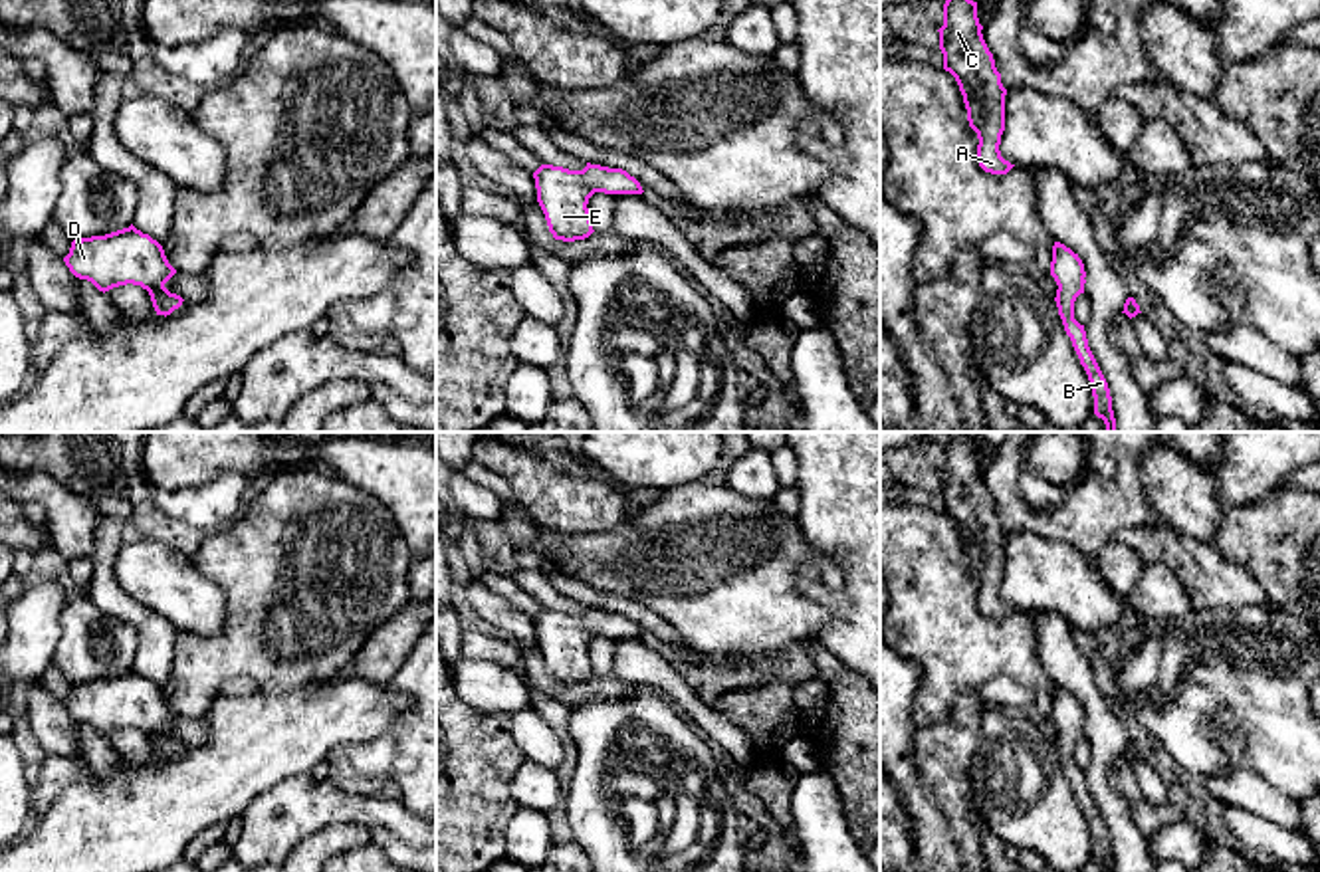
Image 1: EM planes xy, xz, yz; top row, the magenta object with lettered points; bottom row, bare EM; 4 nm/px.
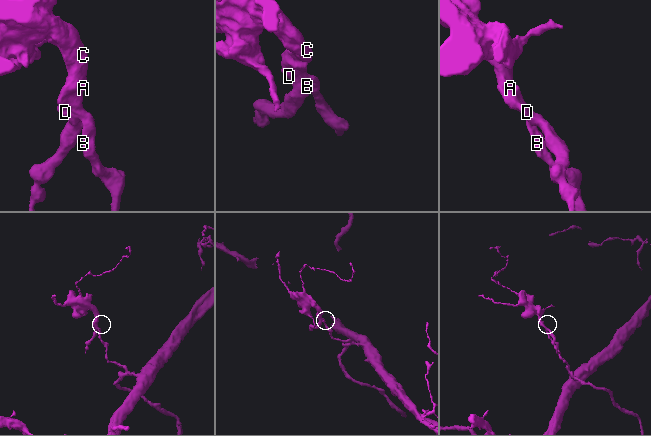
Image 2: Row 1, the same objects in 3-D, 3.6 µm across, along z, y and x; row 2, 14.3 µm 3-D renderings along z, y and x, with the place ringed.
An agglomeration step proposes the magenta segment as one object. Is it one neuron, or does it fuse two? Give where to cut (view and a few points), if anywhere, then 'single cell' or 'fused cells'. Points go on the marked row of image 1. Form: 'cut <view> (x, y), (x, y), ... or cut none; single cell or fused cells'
cut none; single cell

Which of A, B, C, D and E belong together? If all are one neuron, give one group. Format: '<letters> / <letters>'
A B C D E

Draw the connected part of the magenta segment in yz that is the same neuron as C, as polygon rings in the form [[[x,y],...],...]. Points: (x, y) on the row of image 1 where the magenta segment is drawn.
[[[945,0],[943,26],[937,30],[943,69],[955,77],[969,127],[977,133],[979,166],[991,174],[1007,174],[1015,166],[999,151],[1007,89],[981,30],[977,2]]]

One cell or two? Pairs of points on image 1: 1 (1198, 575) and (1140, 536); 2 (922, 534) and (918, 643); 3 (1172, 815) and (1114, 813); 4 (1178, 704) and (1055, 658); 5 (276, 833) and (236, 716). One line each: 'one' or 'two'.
1: one
2: one
3: two
4: two
5: two

